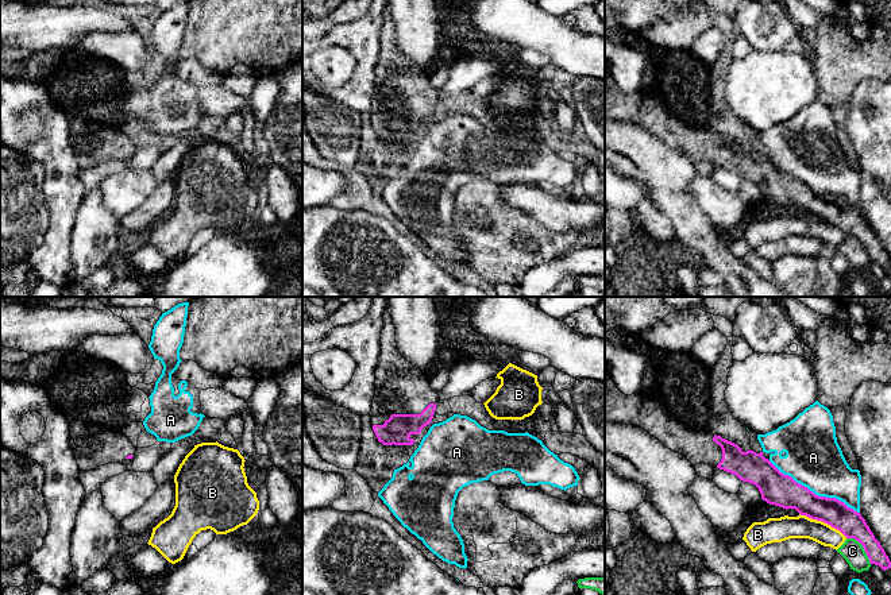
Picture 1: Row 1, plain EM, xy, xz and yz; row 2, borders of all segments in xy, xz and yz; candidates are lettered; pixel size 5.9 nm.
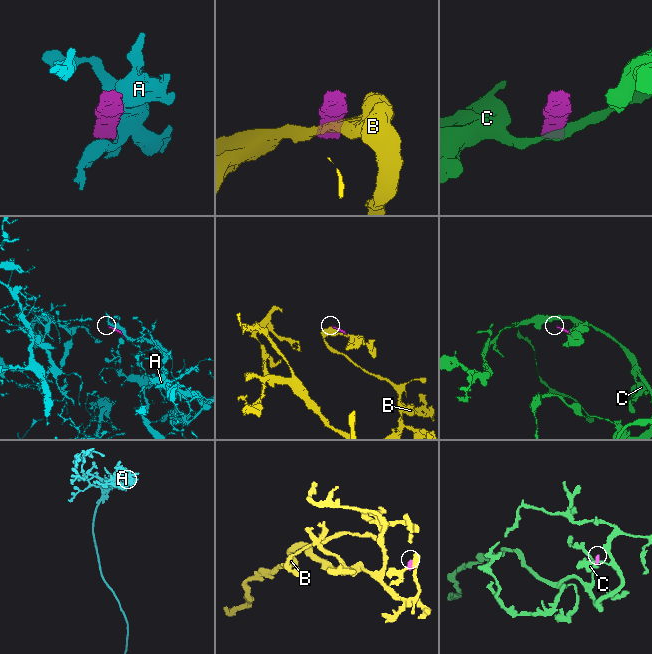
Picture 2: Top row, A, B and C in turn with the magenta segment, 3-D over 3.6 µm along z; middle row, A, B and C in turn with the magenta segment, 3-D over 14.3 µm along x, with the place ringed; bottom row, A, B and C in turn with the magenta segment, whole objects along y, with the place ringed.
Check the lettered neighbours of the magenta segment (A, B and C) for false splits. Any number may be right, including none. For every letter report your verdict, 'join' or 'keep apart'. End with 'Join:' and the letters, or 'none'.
A: keep apart
B: keep apart
C: keep apart
Join: none

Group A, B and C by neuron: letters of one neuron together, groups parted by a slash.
A / B / C

